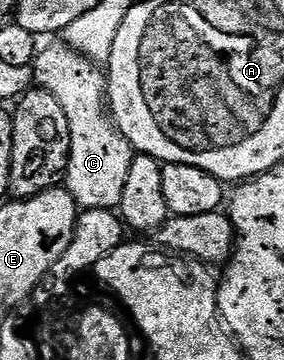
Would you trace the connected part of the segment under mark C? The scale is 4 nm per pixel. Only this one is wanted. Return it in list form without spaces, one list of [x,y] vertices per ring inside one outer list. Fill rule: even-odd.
[[[63,41],[42,48],[35,56],[32,69],[34,84],[57,97],[68,118],[70,159],[64,175],[64,188],[80,210],[116,210],[125,191],[135,150],[111,118],[106,102],[104,70]]]

